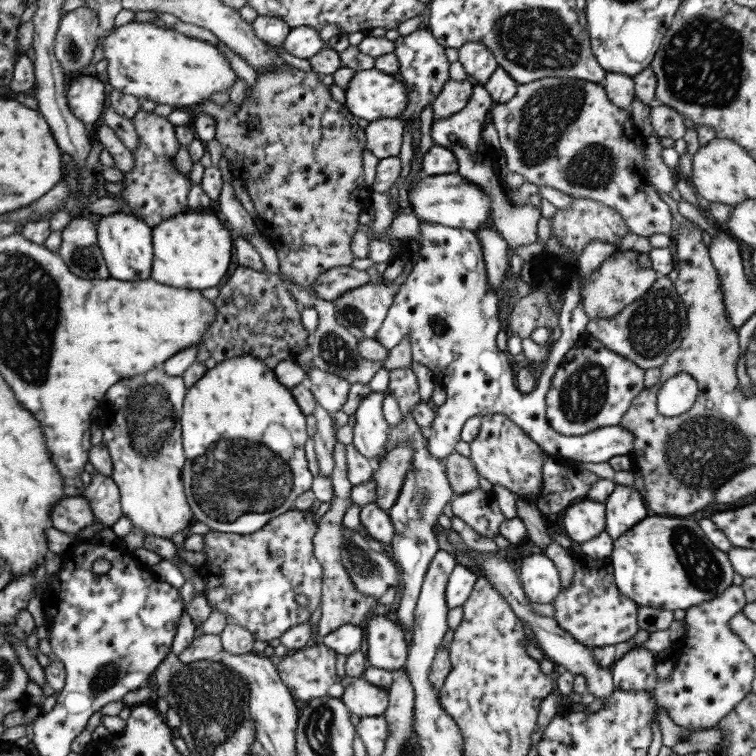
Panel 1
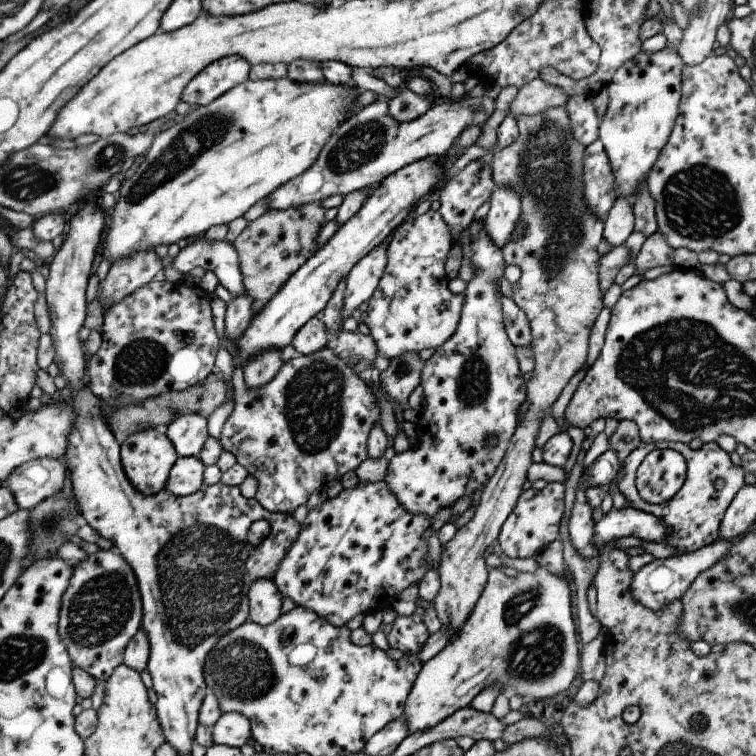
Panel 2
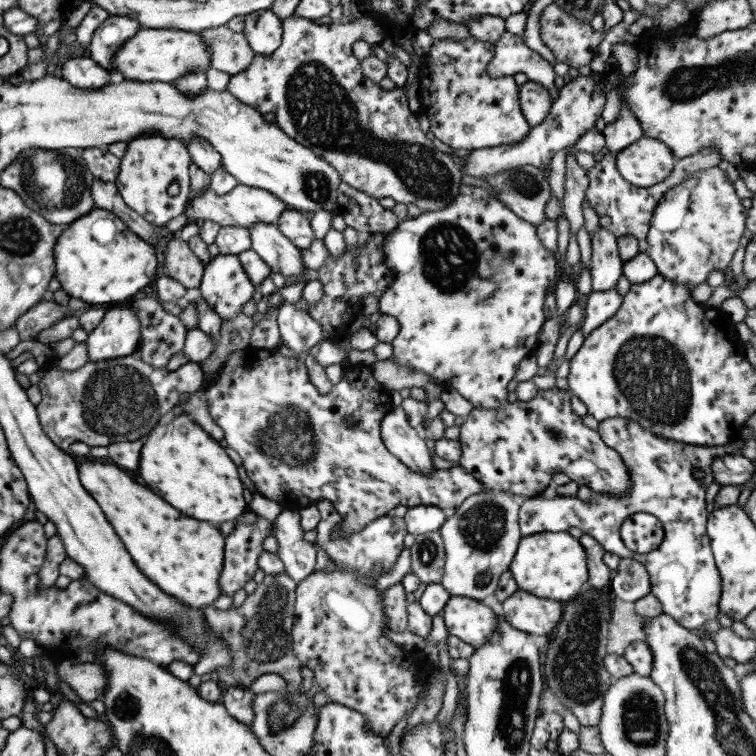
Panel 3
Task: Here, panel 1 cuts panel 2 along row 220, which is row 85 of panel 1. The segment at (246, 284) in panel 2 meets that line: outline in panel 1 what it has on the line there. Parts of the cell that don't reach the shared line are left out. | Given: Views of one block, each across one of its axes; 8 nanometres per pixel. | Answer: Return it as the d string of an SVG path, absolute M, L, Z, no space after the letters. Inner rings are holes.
M292 66L267 69L256 73L256 79L250 90L250 95L248 97L243 96L240 105L235 105L231 101L226 102L224 105L205 101L197 110L203 112L203 114L209 114L214 121L214 139L221 145L221 154L227 159L227 164L229 164L229 168L232 171L232 180L243 183L243 188L245 188L248 197L252 200L253 210L255 210L255 214L252 216L254 225L256 230L260 231L264 238L268 240L269 246L275 250L281 276L285 277L290 283L305 287L314 296L312 284L318 274L325 272L328 268L350 266L351 262L355 260L350 252L349 243L351 242L351 236L359 226L357 222L359 213L372 212L371 190L365 185L362 167L366 153L364 130L357 126L357 119L345 109L344 104L331 98L325 79L321 78L316 72L304 72Z

